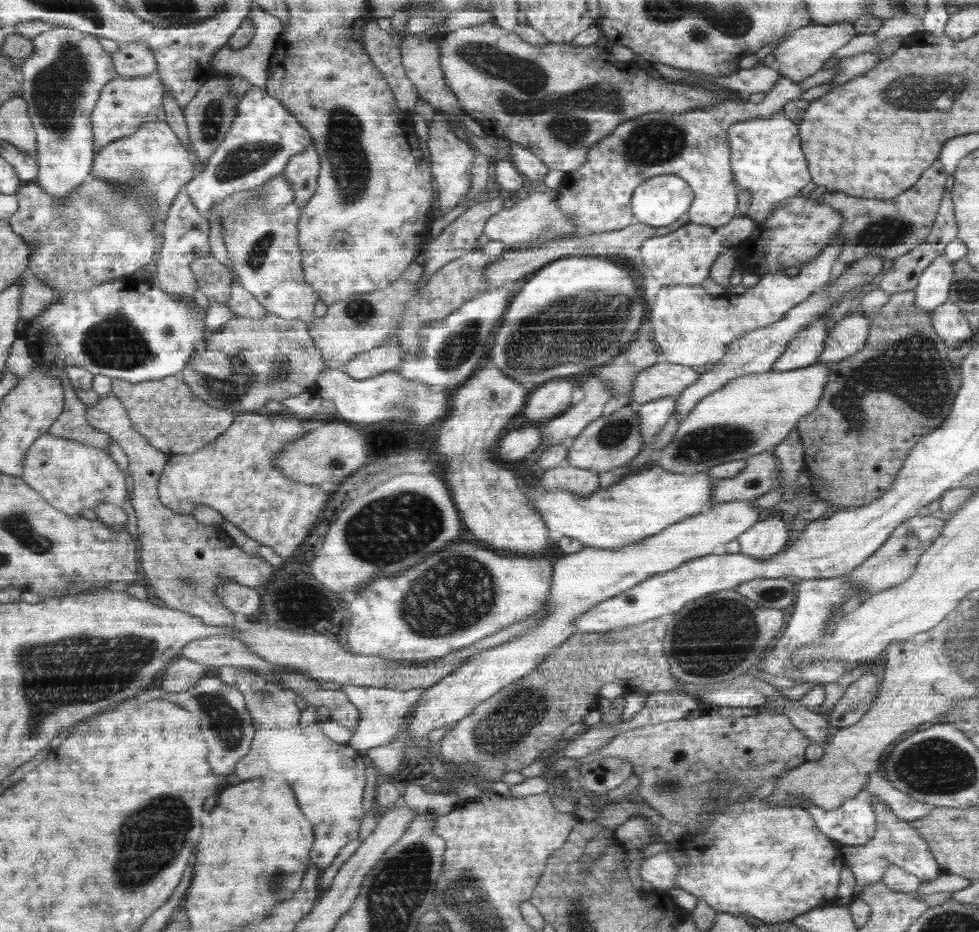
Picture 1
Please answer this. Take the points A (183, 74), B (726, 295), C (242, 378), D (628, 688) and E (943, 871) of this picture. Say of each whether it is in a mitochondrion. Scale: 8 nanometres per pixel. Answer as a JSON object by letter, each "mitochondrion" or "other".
{"A":"other","B":"other","C":"mitochondrion","D":"other","E":"other"}

